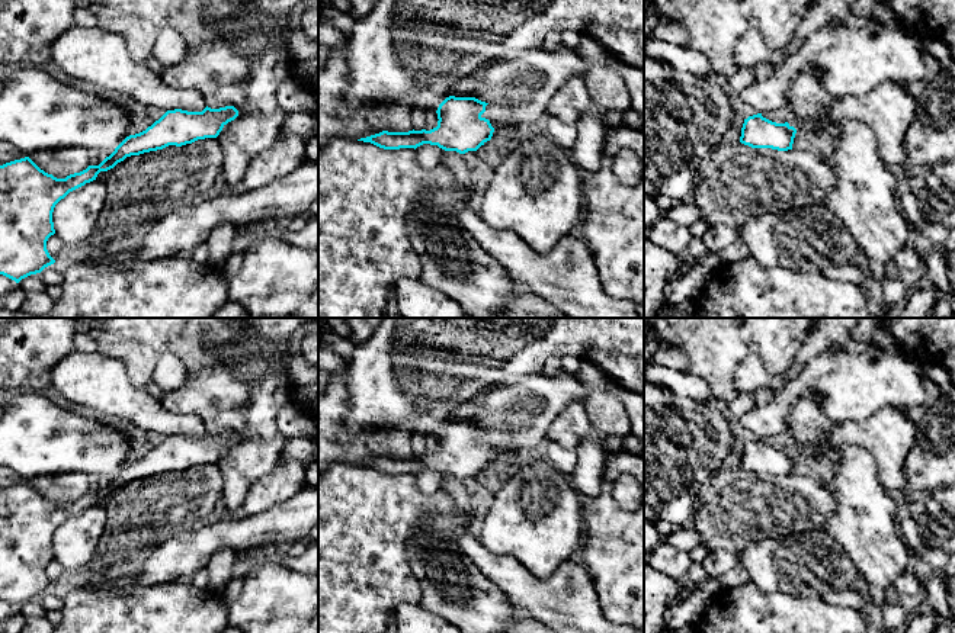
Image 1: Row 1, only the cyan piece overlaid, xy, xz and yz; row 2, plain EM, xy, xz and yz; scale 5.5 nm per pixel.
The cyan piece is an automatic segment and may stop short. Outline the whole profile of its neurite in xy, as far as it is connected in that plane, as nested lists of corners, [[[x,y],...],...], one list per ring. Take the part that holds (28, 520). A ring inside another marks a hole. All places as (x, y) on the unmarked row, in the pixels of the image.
[[[206,431],[202,437],[167,436],[145,456],[126,462],[99,491],[89,491],[65,504],[45,498],[29,482],[0,491],[0,600],[19,608],[55,588],[47,575],[48,563],[55,559],[52,537],[70,517],[96,505],[100,497],[113,494],[126,482],[163,475],[169,470],[182,472],[198,465],[217,463],[222,453],[237,441],[238,436],[234,431],[219,434]]]

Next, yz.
[[[762,438],[744,444],[740,467],[751,473],[792,475],[797,454],[788,447],[776,449]]]

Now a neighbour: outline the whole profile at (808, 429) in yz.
[[[807,392],[794,401],[786,425],[788,434],[783,440],[797,456],[821,457],[821,450],[829,444],[827,437],[836,424],[824,415],[821,398]]]

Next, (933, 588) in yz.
[[[936,576],[922,578],[922,594],[924,595],[924,607],[938,613],[943,621],[952,623],[952,613],[946,603],[946,582]]]

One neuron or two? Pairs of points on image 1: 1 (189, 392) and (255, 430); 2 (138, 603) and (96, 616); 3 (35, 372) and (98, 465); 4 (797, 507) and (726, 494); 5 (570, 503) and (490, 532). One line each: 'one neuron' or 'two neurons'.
1: one neuron
2: one neuron
3: two neurons
4: one neuron
5: one neuron

